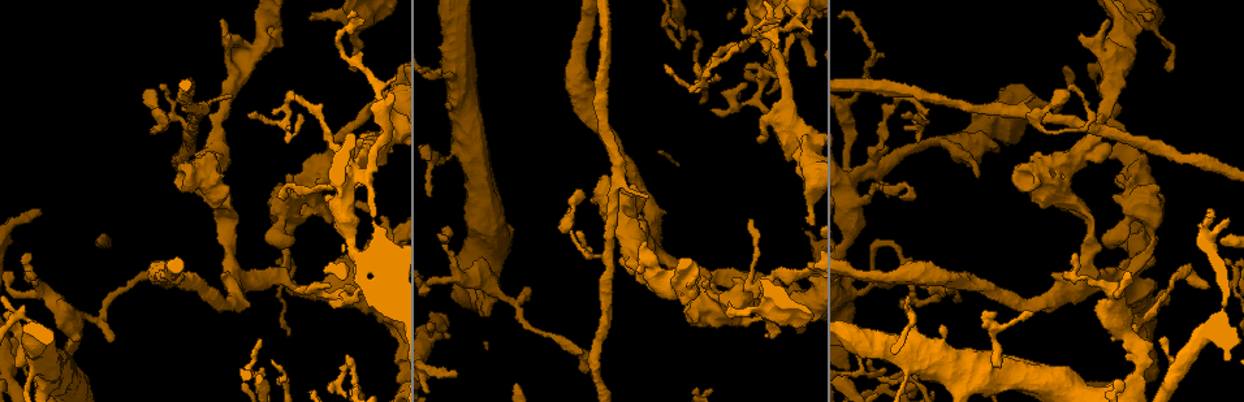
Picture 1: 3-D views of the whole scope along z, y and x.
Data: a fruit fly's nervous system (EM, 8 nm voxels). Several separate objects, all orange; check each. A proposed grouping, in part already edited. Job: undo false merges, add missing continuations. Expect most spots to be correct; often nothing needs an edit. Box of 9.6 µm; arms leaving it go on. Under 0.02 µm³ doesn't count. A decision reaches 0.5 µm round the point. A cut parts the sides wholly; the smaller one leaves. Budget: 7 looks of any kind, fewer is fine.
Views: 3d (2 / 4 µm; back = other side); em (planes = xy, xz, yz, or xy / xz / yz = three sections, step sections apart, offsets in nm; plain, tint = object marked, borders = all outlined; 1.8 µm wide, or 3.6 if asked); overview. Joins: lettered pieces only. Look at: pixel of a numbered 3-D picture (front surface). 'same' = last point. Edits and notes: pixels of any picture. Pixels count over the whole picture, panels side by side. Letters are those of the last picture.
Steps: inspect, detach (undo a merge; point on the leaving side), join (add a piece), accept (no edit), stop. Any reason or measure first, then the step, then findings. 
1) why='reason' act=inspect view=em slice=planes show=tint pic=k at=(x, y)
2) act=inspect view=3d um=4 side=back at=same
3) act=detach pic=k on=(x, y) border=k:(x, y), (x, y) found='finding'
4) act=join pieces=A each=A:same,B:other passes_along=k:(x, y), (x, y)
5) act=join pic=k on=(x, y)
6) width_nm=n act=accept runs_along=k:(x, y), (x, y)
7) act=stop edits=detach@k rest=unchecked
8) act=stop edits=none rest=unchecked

why='sharp bend' act=inspect view=3d um=4 side=back pic=1 at=(854, 176)

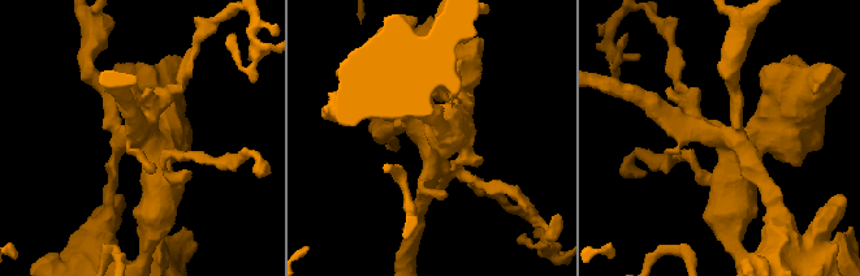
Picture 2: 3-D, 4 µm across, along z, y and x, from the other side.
why='now the EM' act=inspect view=em um=3.6 slice=xy step=8 show=borders pic=2 at=(145, 141)

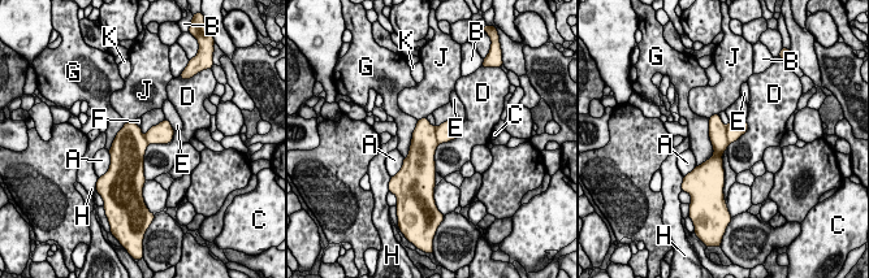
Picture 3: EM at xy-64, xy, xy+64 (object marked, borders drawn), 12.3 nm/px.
longest_contact=D:700nm act=accept each=A:other,B:other,C:other,D:other,E:other,F:other,G:other,H:other,J:other,K:other found='continuous, no second cell'

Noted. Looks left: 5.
why='free end' act=inspect view=3d um=2 pic=1 at=(730, 305)

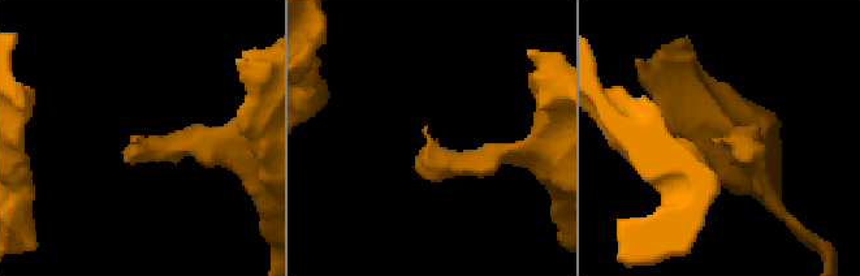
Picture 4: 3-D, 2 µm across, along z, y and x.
act=inspect view=em um=3.6 slice=planes show=borders pic=4 at=(138, 143)

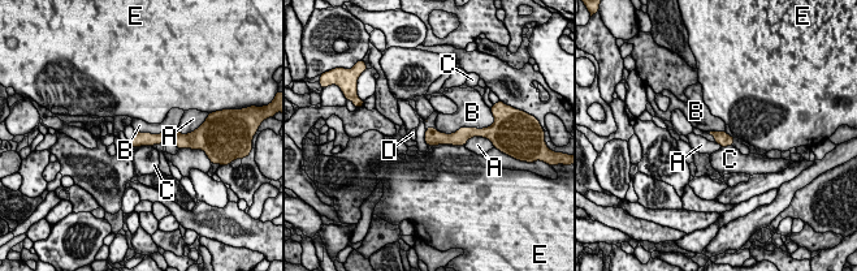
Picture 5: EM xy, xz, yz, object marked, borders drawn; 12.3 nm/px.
act=accept each=A:other,B:other,C:other,D:other,E:other runs_along=5:(176, 134), (138, 140), (134, 143) found='none of them fits'

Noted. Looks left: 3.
why='an open end' act=inspect view=3d um=4 pic=1 at=(41, 211)

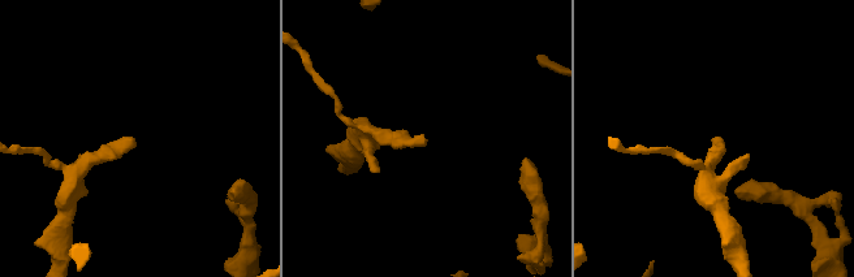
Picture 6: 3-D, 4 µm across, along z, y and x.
why='need the tissue' act=inspect view=em slice=planes show=borders pic=6 at=(720, 140)

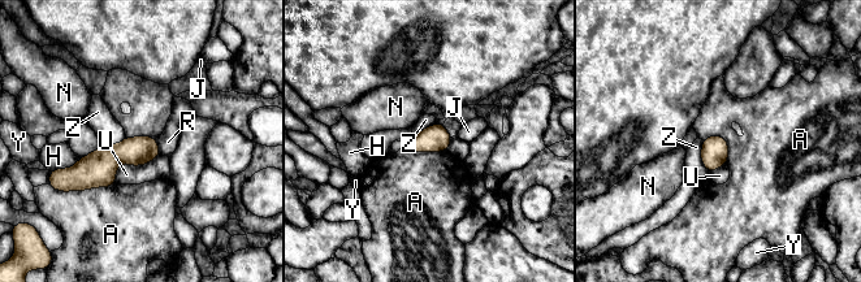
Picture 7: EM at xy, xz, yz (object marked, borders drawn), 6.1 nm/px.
longest_contact=A:340nm act=accept each=A:other,H:other,J:other,N:other,R:other,U:other,Y:other,Z:other border=7:(115, 182), (108, 186), (60, 191) found='no lettered piece goes on from it'

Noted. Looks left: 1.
act=stop edits=none rest=unchecked

